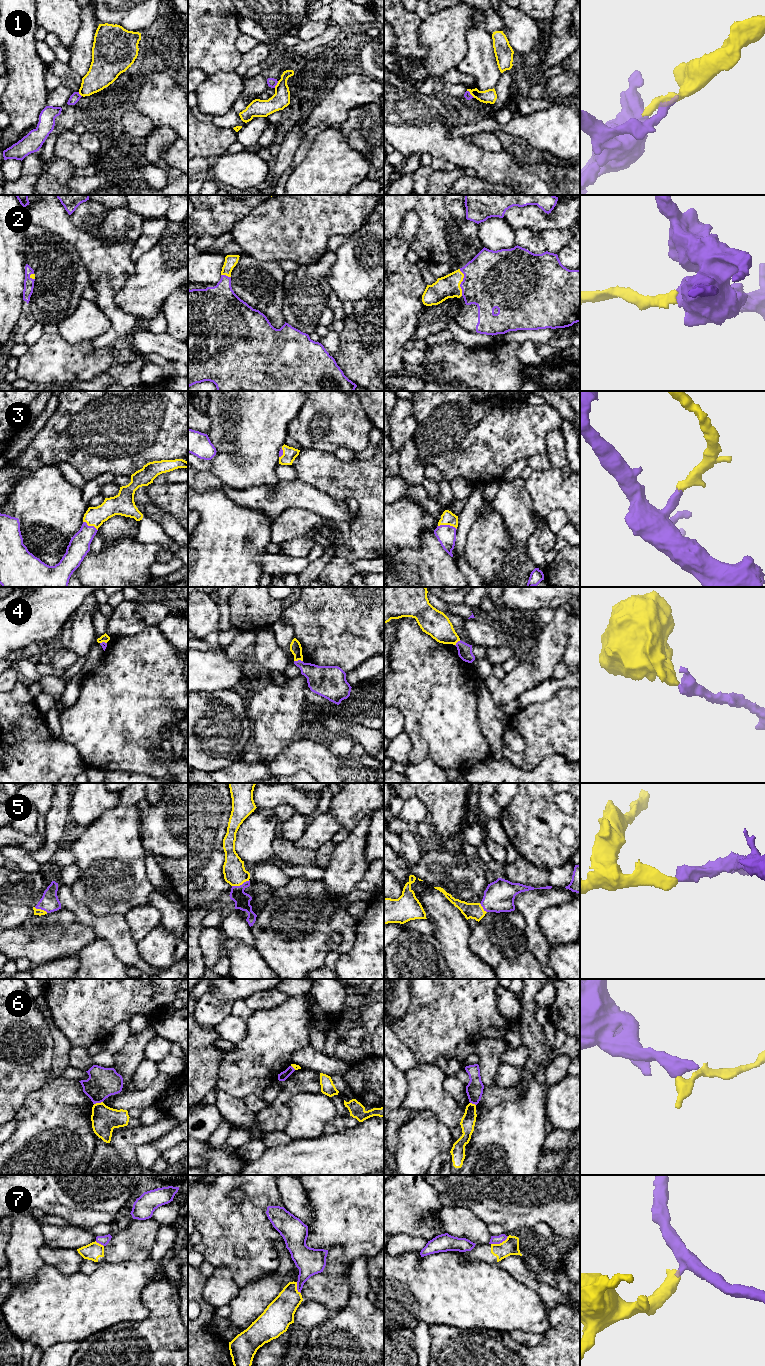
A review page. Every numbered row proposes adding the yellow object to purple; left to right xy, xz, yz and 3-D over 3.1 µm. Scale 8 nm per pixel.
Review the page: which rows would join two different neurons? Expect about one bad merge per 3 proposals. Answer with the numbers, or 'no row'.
1, 4, 6, 7

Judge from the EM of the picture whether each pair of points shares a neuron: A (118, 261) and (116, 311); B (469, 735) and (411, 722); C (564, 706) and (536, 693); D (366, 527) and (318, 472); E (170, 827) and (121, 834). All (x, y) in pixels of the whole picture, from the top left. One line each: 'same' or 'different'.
A: same
B: same
C: different
D: same
E: different

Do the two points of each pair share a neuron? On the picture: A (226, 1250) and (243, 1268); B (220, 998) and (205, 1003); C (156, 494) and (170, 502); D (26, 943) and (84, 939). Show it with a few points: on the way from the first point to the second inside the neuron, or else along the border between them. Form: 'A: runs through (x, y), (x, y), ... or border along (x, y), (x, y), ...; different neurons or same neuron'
A: runs through (229, 1254), (239, 1264); same neuron
B: border along (210, 990), (214, 1004), (222, 1005), (232, 1002); different neurons
C: runs through (159, 494), (167, 499); same neuron
D: runs through (40, 939), (70, 939); same neuron

